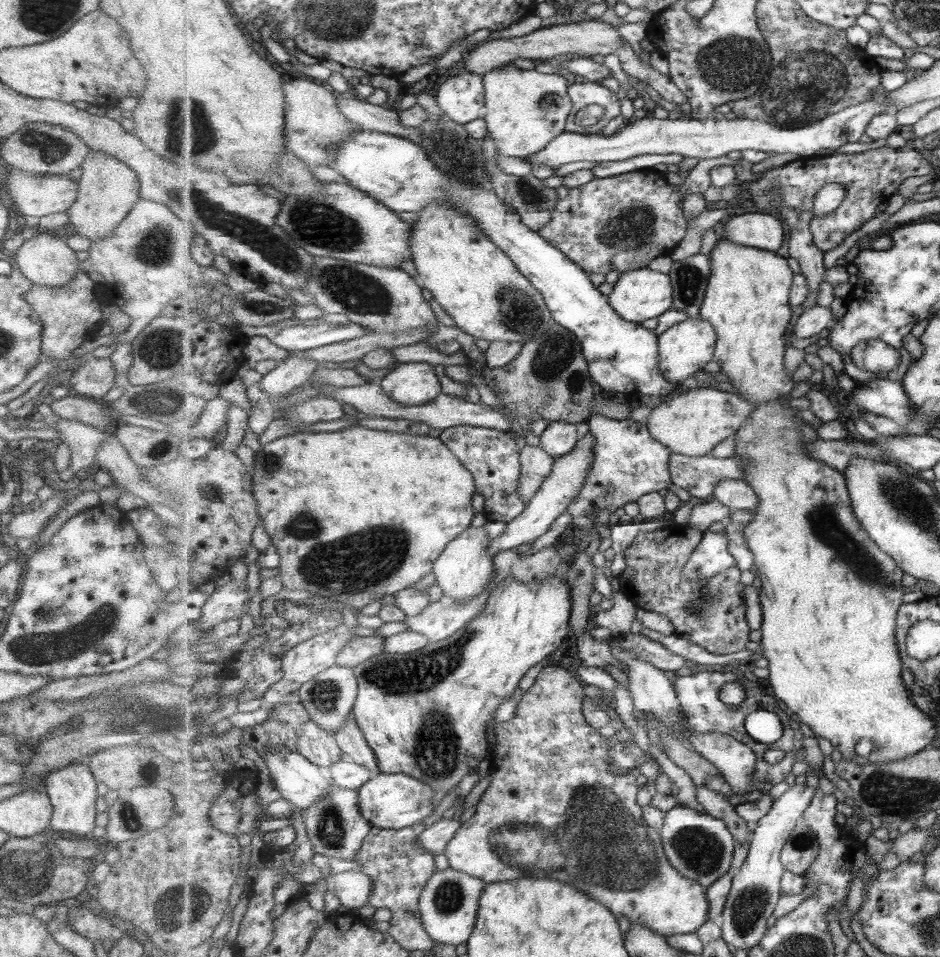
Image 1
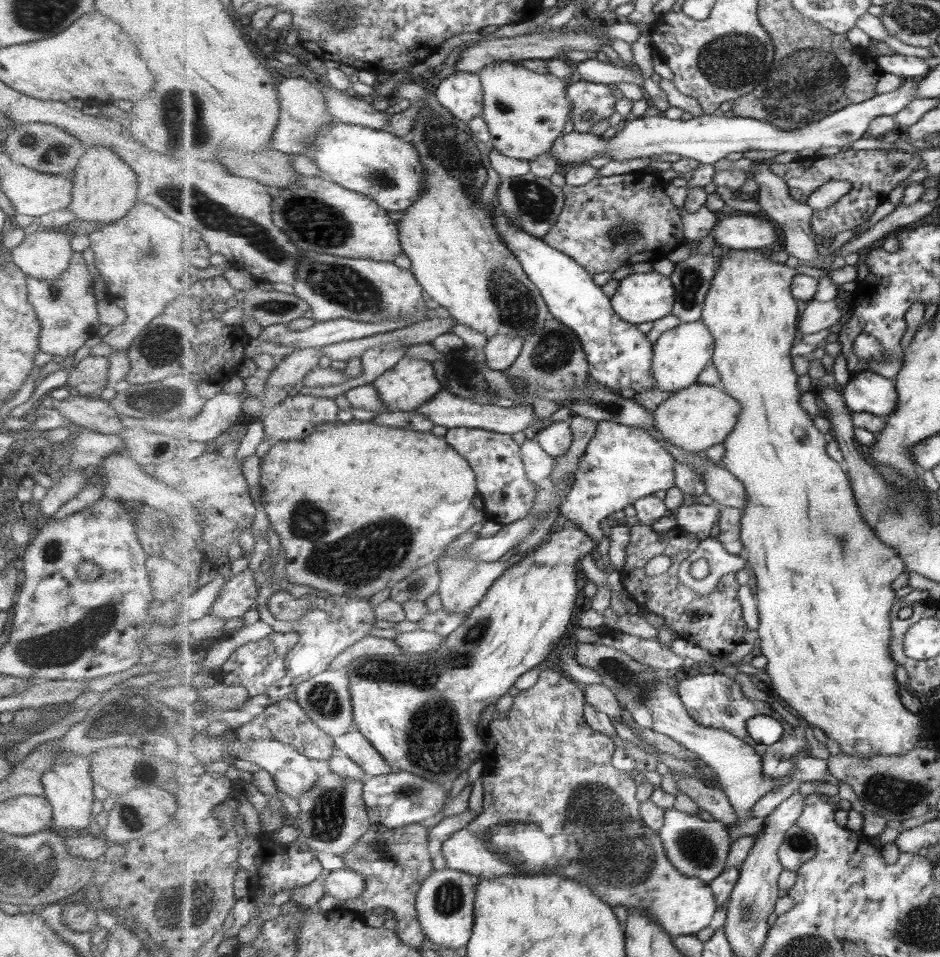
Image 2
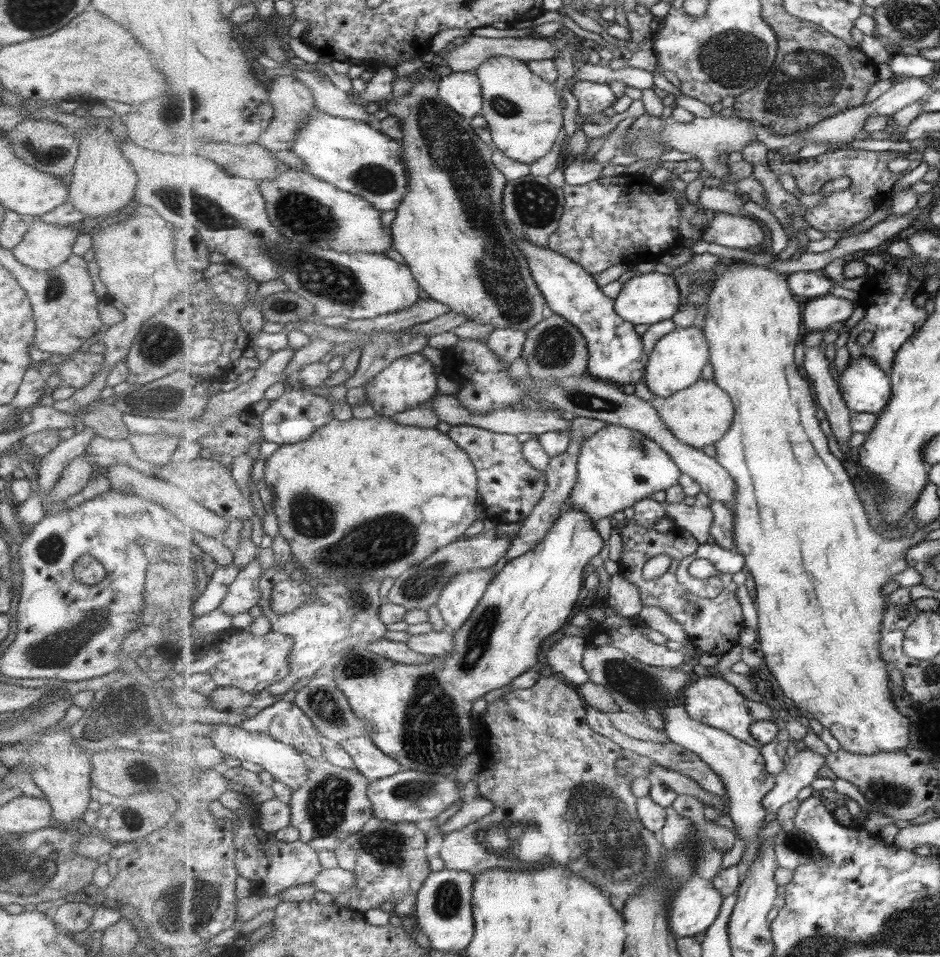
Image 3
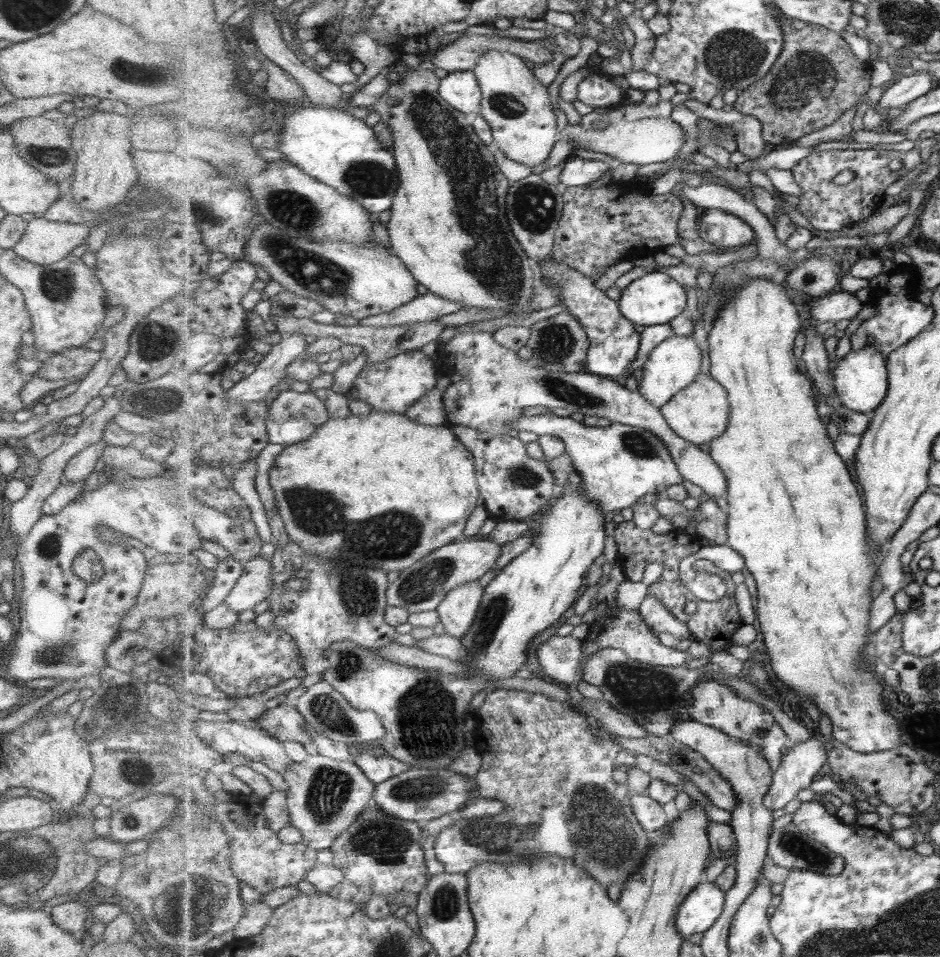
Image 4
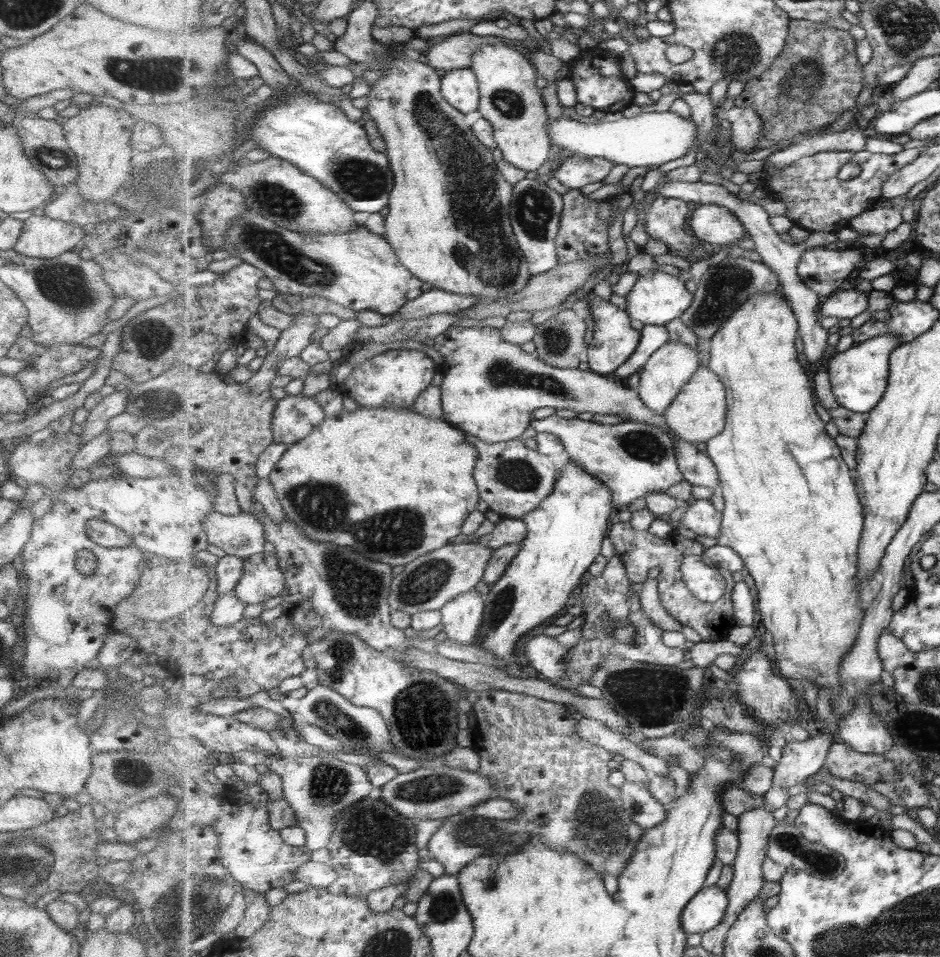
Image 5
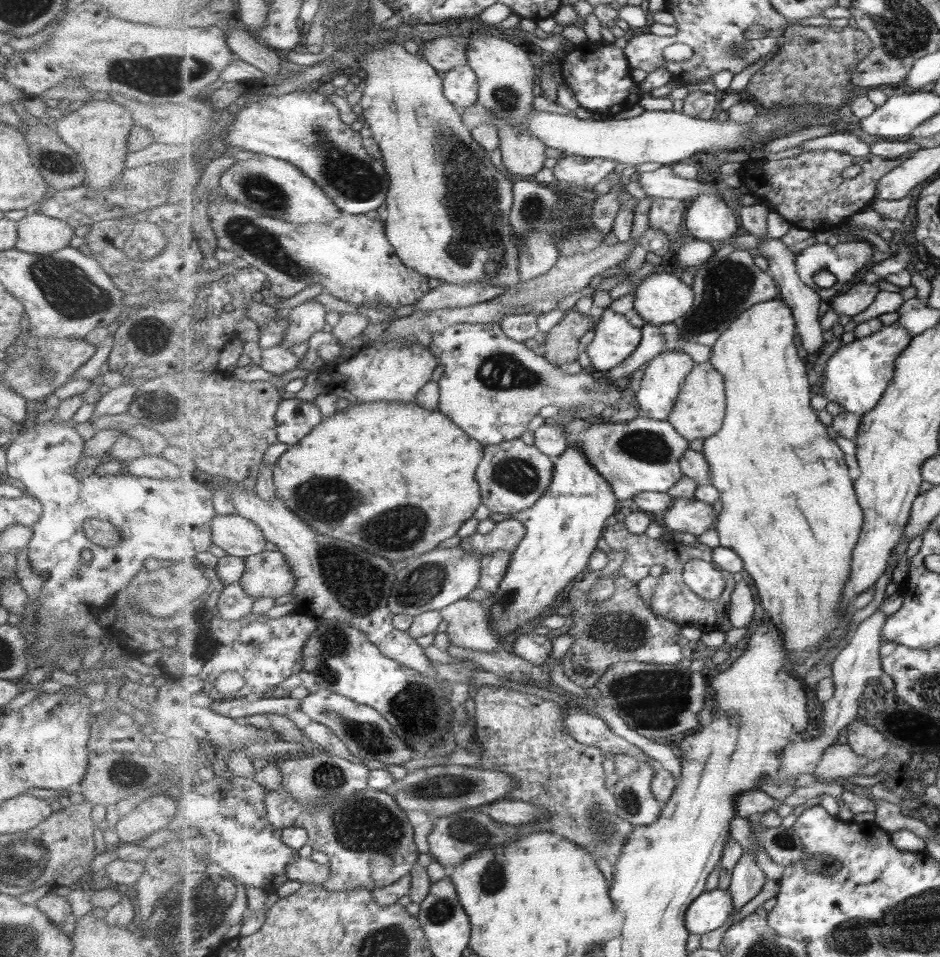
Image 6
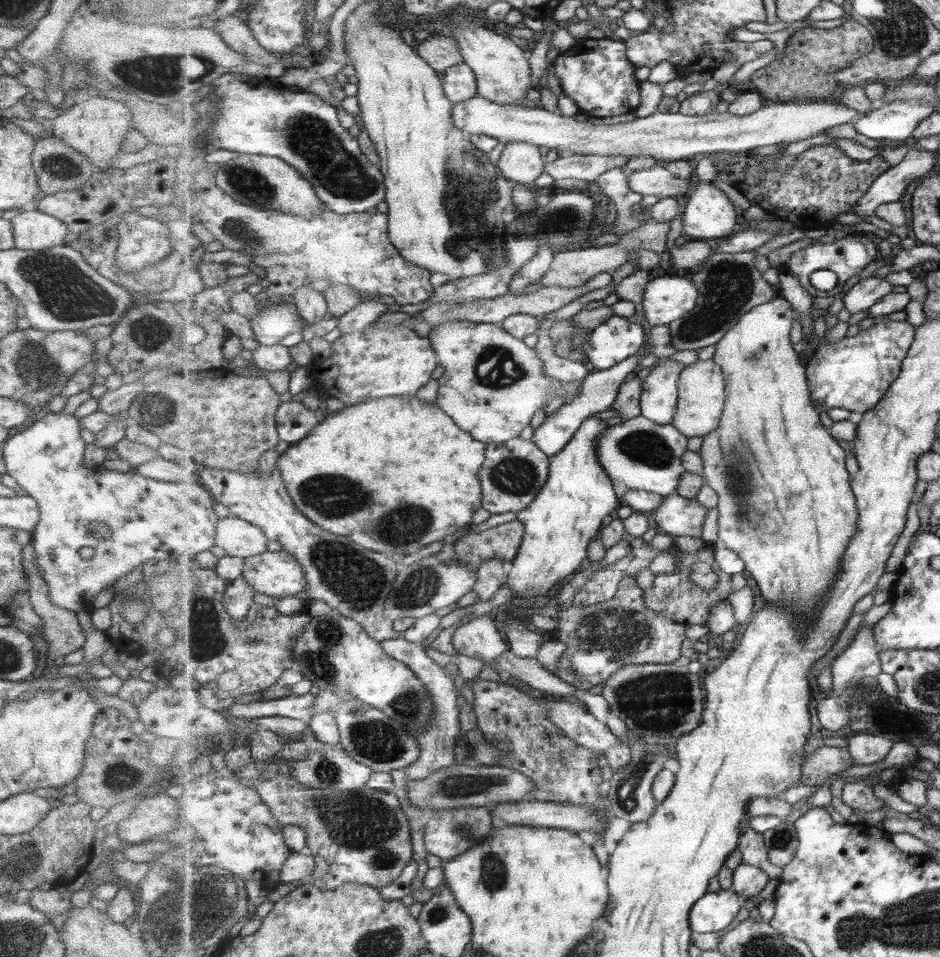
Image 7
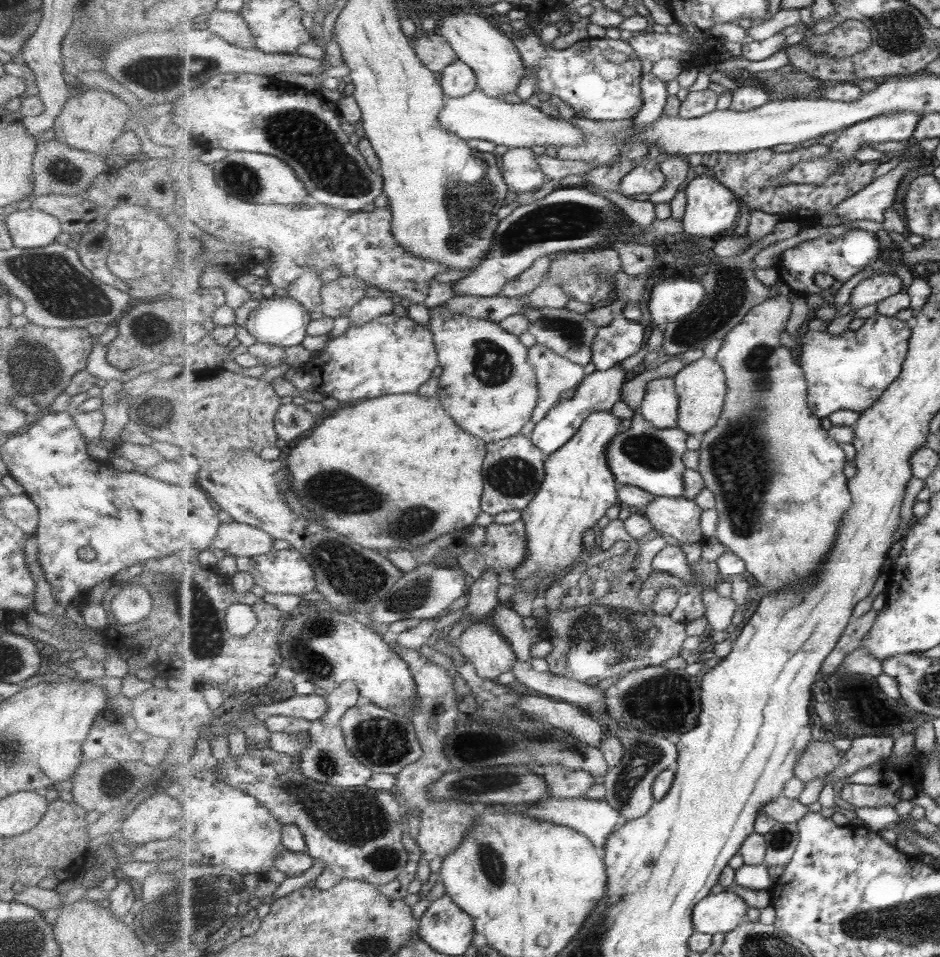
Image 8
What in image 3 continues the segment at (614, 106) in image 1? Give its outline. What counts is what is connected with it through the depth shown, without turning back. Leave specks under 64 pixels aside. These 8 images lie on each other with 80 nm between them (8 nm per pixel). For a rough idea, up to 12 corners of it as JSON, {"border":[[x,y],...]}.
{"border":[[576,81],[578,114],[609,113],[617,96],[609,83]]}

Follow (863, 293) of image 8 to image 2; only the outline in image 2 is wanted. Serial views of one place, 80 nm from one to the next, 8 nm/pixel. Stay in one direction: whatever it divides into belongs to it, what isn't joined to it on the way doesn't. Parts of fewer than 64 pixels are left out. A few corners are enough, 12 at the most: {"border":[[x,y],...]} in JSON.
{"border":[[835,298],[809,301],[799,320],[801,335],[831,328],[843,312]]}

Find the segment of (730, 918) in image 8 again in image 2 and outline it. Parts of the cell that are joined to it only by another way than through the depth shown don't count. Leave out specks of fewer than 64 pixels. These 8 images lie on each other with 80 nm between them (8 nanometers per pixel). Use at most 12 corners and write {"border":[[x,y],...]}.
{"border":[[545,669],[492,715],[481,880],[561,874],[672,936],[719,909],[646,826],[584,686]]}

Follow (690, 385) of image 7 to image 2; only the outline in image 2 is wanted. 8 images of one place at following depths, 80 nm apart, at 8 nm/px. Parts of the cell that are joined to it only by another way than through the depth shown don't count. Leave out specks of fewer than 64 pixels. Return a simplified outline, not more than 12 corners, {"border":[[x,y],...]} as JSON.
{"border":[[695,384],[657,407],[655,427],[695,454],[724,444],[743,406]]}

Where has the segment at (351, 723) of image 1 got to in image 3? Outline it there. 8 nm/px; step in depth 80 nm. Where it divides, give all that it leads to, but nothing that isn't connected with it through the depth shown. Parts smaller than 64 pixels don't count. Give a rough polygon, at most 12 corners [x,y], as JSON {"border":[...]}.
{"border":[[353,737],[340,745],[358,771],[371,781],[405,770],[371,737]]}

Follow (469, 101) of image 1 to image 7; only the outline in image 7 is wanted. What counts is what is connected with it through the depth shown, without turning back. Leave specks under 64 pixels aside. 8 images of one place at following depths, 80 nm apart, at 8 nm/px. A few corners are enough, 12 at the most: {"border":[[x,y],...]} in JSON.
{"border":[[467,64],[442,73],[454,104],[478,95],[478,77]]}

